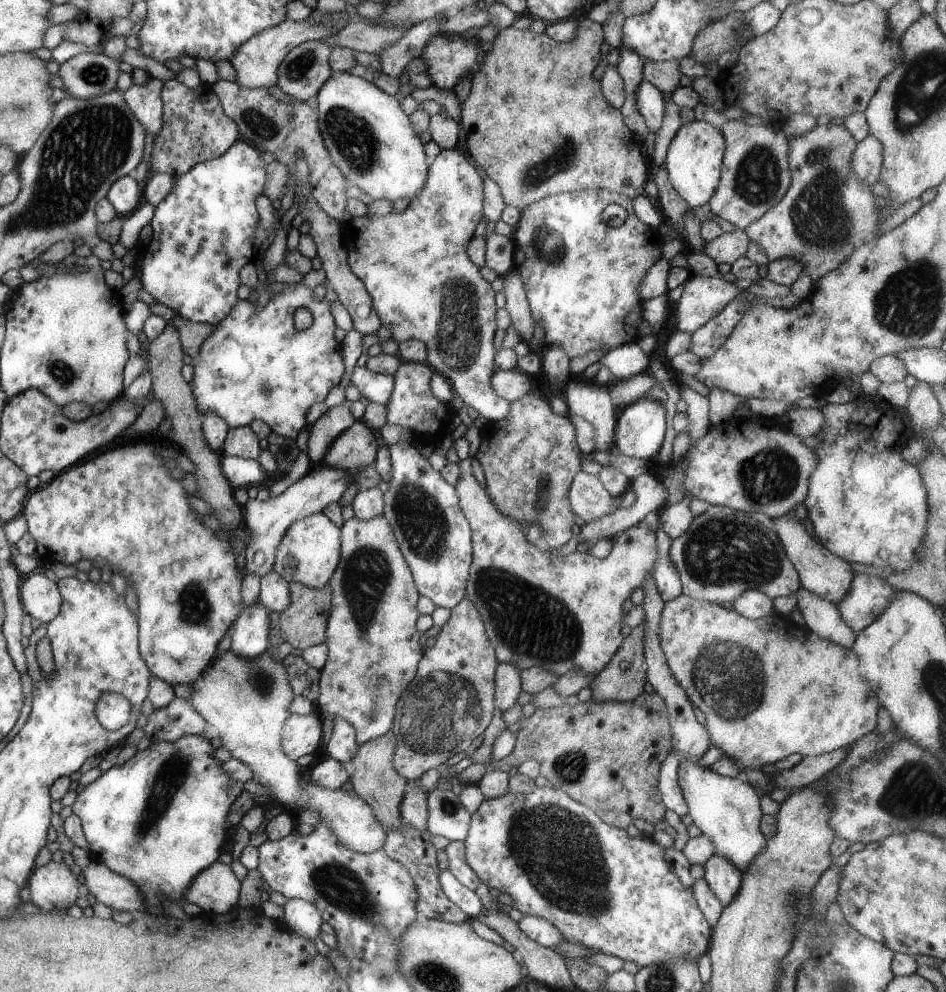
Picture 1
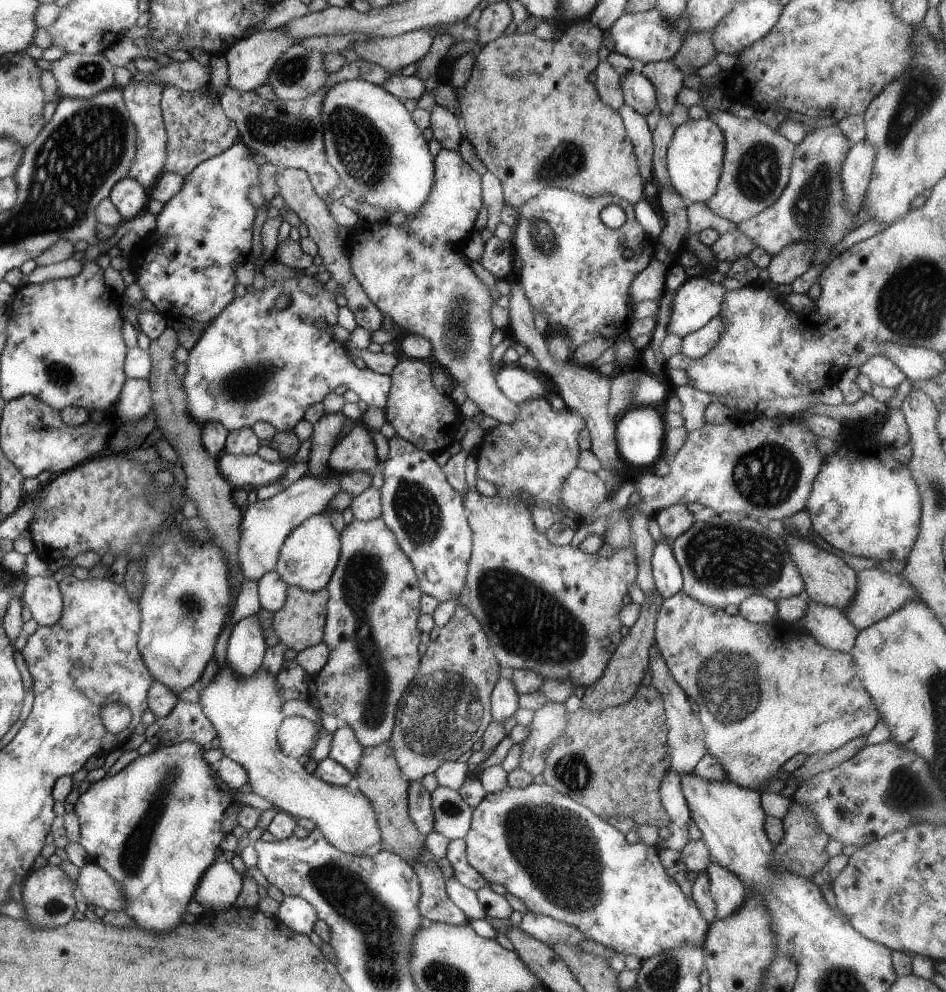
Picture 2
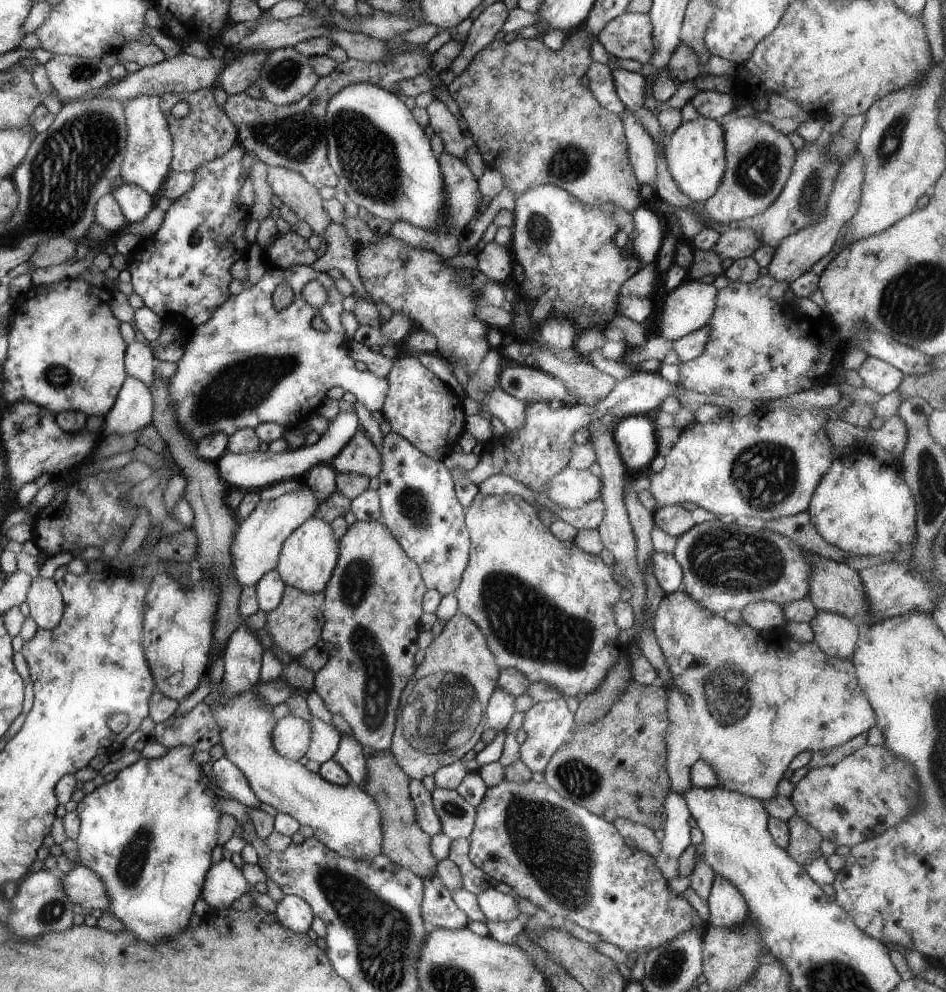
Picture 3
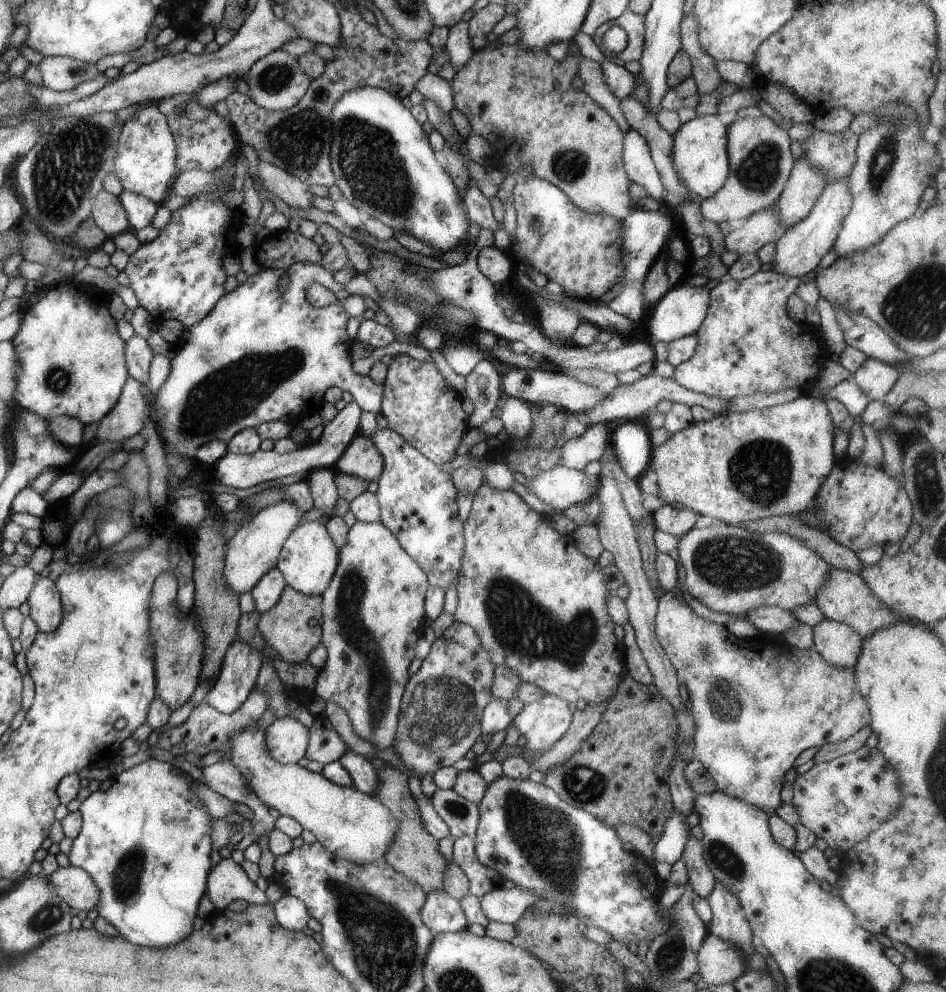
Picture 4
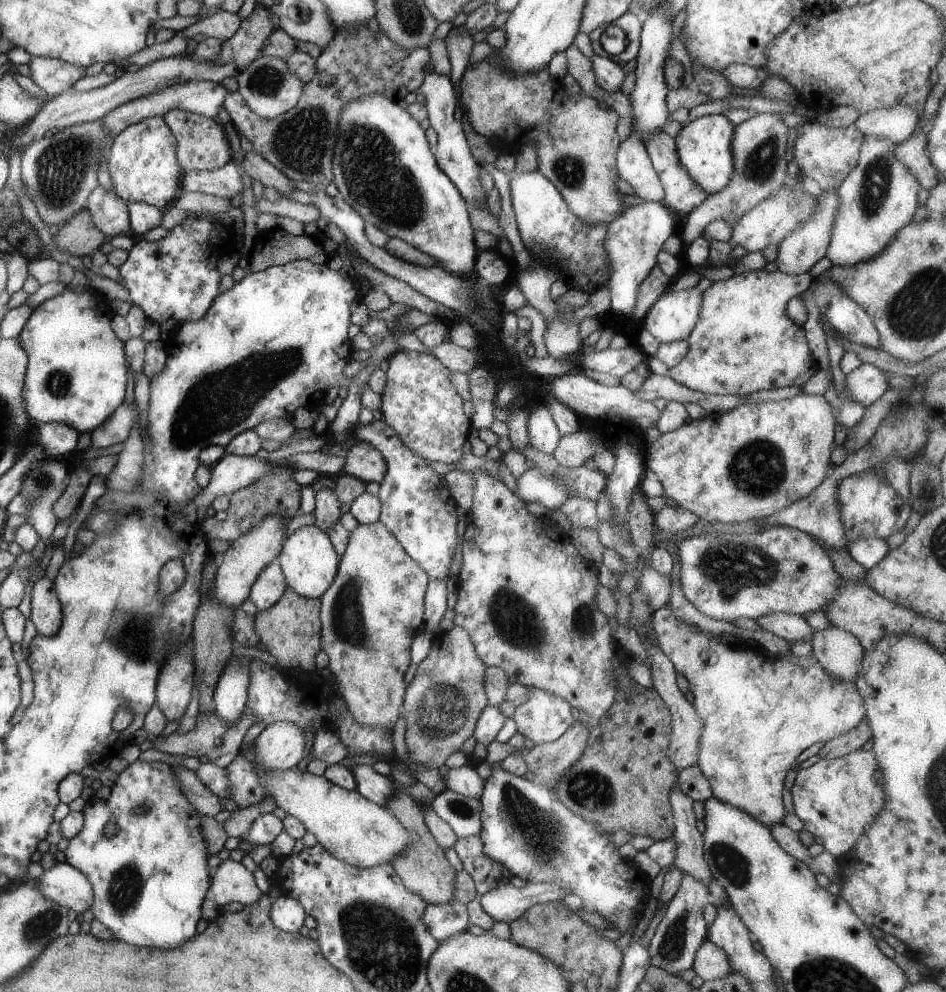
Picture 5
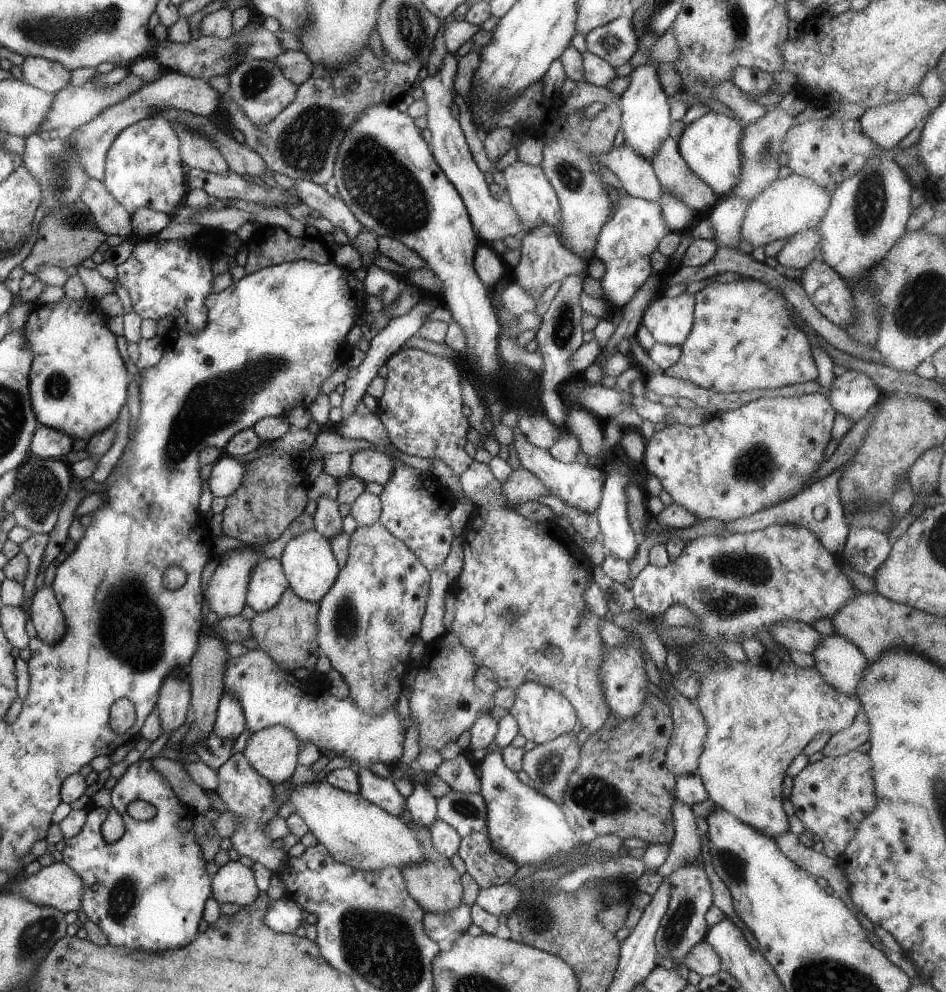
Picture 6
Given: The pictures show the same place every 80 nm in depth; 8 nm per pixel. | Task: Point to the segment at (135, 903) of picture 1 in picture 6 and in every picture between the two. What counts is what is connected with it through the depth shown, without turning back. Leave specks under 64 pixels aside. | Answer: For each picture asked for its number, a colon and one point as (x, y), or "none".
2: (97, 889)
3: (84, 887)
4: (75, 886)
5: (68, 886)
6: (57, 885)

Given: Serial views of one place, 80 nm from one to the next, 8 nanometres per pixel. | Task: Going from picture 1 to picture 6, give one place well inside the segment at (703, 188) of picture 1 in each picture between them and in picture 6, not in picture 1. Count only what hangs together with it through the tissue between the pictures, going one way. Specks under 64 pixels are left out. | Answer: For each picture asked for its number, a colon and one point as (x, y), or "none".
2: (694, 160)
3: (695, 155)
4: (700, 158)
5: (703, 146)
6: (710, 146)

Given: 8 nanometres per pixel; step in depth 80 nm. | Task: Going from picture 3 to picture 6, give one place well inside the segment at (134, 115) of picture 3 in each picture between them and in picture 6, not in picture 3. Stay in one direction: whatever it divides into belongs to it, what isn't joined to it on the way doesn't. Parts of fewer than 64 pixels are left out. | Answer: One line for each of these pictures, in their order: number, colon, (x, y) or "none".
4: (145, 164)
5: (143, 162)
6: (144, 169)

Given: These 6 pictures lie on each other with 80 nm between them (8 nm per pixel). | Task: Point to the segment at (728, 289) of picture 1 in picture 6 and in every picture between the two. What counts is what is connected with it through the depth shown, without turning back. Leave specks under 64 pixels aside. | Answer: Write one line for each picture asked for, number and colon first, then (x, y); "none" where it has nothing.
2: (697, 301)
3: (688, 307)
4: (681, 311)
5: (673, 316)
6: (669, 319)

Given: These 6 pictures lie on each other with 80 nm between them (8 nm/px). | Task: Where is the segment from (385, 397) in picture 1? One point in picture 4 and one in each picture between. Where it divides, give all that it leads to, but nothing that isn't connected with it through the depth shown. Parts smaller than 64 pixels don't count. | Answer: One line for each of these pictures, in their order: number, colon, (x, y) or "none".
2: (254, 363)
3: (251, 364)
4: (263, 354)

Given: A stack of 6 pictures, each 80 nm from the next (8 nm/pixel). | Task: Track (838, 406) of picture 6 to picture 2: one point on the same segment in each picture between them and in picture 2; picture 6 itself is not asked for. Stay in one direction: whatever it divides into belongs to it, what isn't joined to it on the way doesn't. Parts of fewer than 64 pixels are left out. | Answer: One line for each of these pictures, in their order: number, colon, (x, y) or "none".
2: (881, 372)
3: (877, 374)
4: (876, 378)
5: (868, 382)

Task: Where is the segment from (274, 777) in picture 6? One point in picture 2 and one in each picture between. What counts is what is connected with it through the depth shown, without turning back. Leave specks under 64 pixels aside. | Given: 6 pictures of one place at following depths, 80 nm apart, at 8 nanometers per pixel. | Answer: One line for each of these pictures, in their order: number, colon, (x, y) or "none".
2: (297, 735)
3: (292, 736)
4: (287, 738)
5: (280, 746)

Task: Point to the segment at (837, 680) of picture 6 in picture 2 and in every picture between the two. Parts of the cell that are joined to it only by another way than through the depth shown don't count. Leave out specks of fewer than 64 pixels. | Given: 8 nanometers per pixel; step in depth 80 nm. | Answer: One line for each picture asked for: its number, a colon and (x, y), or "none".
2: (829, 626)
3: (837, 635)
4: (838, 643)
5: (840, 652)

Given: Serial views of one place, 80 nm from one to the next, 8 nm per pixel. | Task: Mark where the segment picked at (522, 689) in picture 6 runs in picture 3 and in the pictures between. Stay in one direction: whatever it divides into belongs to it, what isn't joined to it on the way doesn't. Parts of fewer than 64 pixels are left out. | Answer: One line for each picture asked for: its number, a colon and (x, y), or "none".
3: (548, 724)
4: (544, 722)
5: (543, 718)

